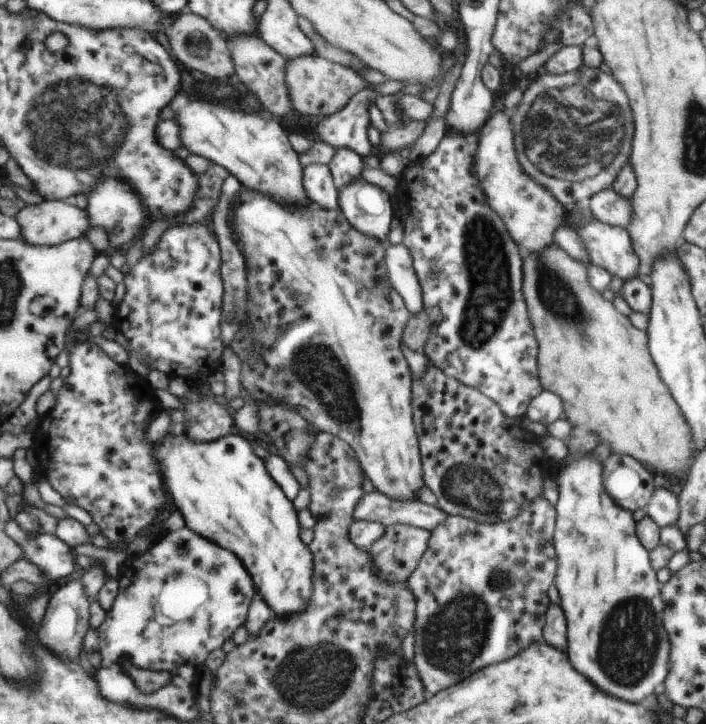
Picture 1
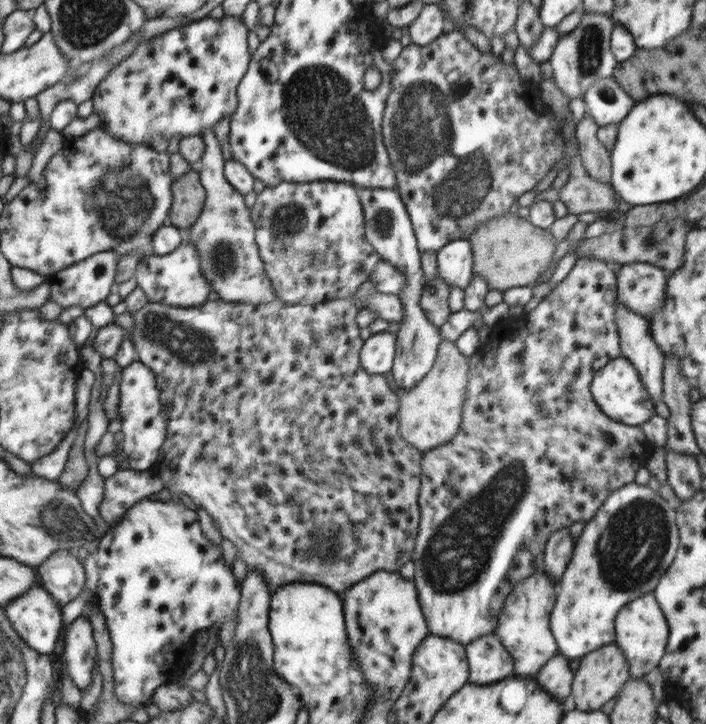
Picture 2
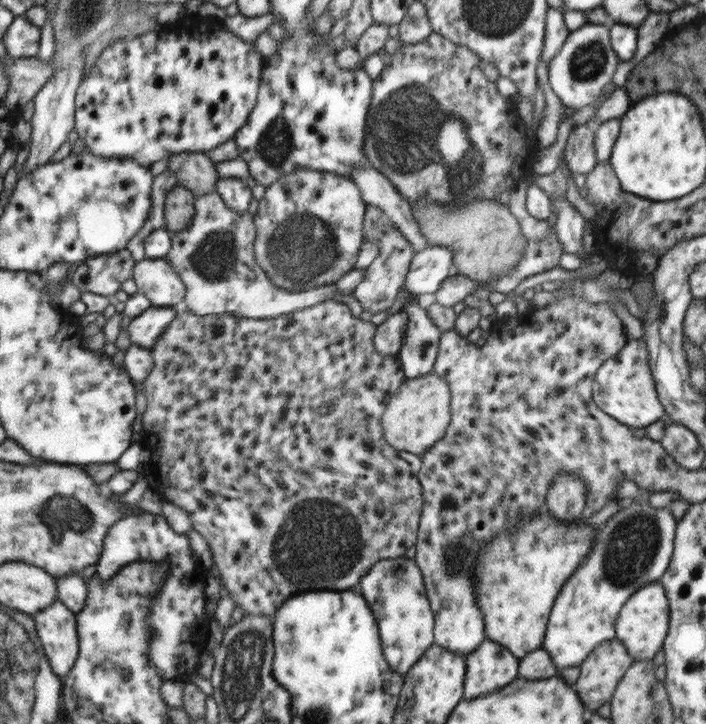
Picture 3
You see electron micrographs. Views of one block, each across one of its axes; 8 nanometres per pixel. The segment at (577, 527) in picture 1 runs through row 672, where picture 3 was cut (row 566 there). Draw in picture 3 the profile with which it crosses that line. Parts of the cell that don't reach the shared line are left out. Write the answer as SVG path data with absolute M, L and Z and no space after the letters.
M639 498L623 504L615 515L600 526L591 554L577 568L572 578L568 578L568 582L564 583L559 597L556 598L556 610L551 611L552 626L547 626L548 638L544 638L542 649L550 654L550 658L558 670L582 664L590 652L594 652L604 642L615 639L614 622L618 619L626 600L640 588L659 581L667 569L674 548L674 528L676 528L676 519L671 510L656 508L648 499Z

